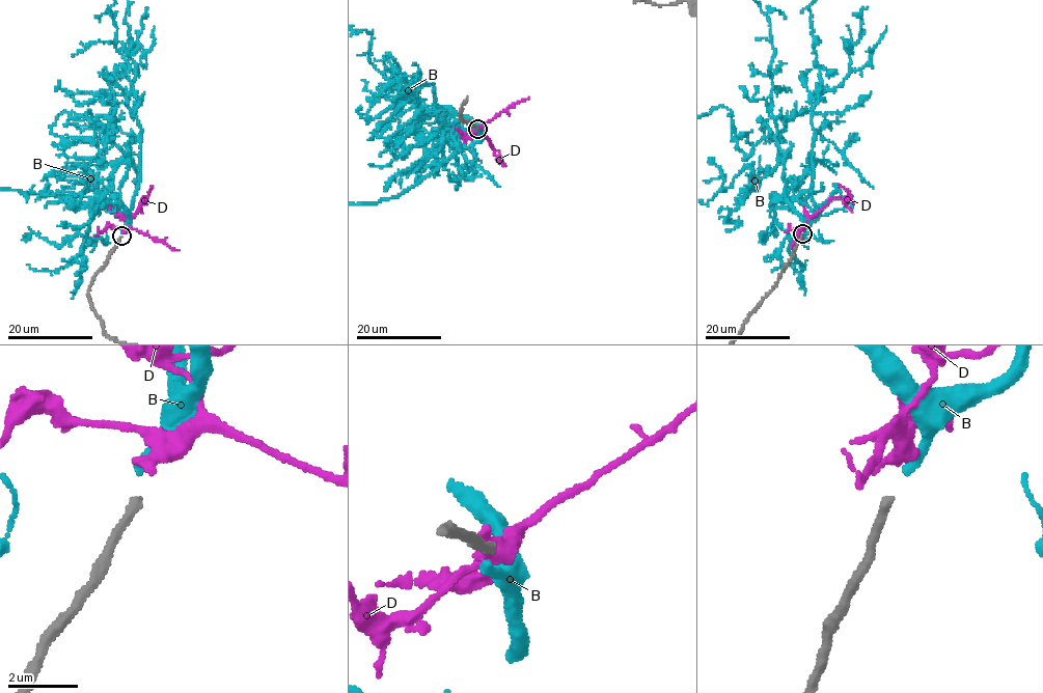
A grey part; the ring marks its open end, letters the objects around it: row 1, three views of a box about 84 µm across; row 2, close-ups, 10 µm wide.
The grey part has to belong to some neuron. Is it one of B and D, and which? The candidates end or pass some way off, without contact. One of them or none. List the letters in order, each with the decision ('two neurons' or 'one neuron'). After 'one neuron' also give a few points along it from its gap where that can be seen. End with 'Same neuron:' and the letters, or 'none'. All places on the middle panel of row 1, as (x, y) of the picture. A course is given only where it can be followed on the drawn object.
B: one neuron
D: two neurons
Same neuron: B

